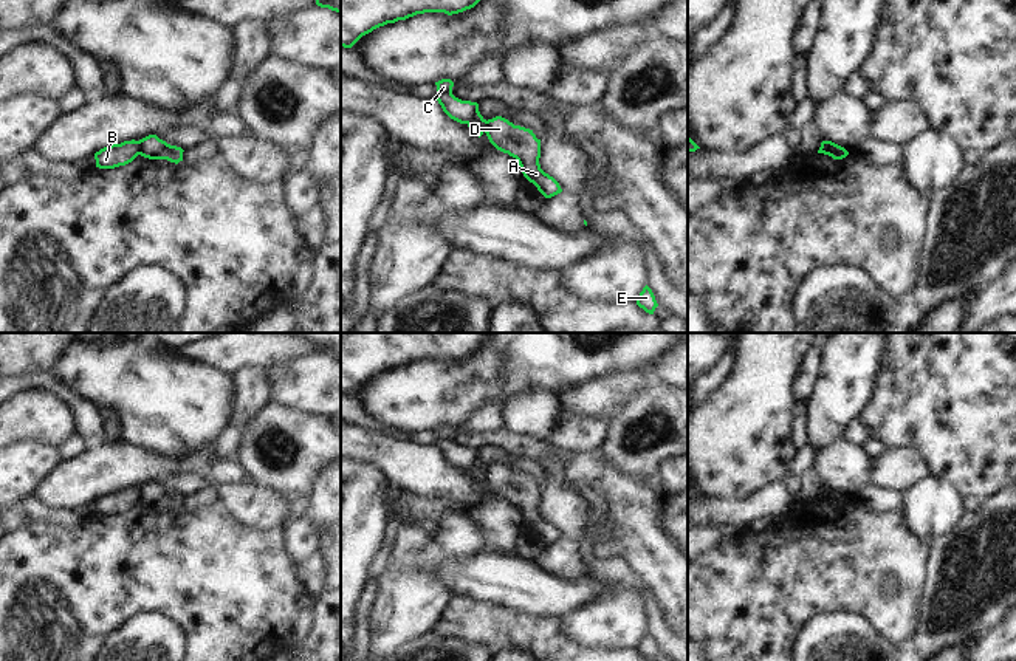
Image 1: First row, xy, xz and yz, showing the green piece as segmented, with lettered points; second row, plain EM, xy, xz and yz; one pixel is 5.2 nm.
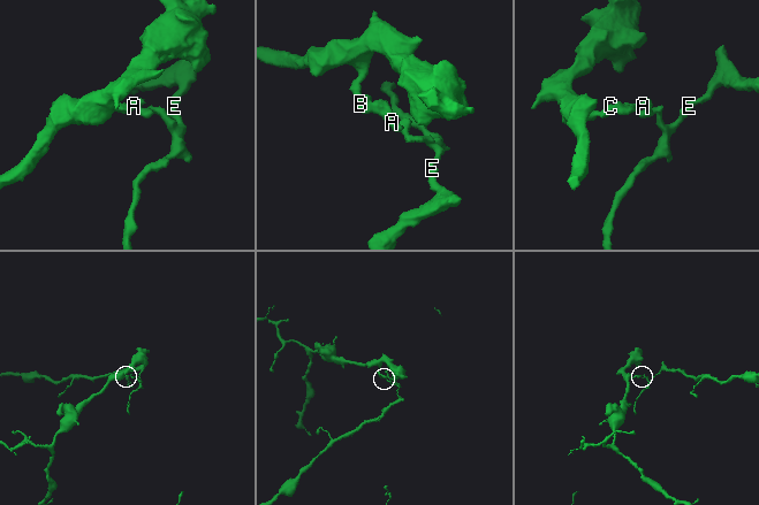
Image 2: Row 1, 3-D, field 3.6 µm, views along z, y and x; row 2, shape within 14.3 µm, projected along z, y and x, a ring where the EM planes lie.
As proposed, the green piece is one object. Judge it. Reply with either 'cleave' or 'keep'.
cleave

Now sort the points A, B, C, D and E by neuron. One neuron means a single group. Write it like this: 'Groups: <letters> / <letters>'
Groups: A D E / B C

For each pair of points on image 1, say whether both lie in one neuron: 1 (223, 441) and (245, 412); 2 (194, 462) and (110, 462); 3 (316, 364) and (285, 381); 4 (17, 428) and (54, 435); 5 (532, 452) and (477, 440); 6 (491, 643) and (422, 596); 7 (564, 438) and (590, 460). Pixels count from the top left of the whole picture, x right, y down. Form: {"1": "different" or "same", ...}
{"1": "same", "2": "same", "3": "same", "4": "same", "5": "same", "6": "different", "7": "different"}

